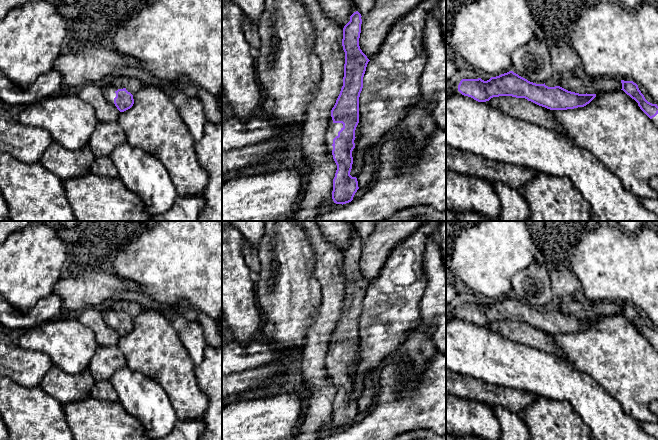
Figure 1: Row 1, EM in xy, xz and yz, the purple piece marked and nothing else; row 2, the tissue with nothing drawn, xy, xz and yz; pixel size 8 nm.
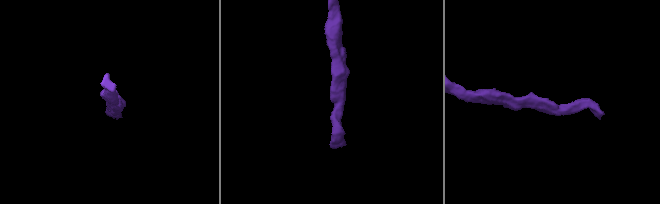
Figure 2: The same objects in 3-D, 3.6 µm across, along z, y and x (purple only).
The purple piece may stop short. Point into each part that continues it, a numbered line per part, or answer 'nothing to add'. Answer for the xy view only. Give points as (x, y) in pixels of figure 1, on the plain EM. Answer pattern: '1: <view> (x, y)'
nothing to add

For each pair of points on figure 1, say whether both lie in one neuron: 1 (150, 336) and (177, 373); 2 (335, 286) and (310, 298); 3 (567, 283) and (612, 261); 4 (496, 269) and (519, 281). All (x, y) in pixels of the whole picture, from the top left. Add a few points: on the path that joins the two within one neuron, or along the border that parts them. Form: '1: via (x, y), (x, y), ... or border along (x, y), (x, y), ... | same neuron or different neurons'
1: via (153, 345), (155, 350), (169, 364) | same neuron
2: border along (314, 270), (320, 292), (314, 316) | different neurons
3: border along (570, 268), (581, 289) | different neurons
4: border along (530, 263), (518, 271), (512, 278), (511, 294) | different neurons

